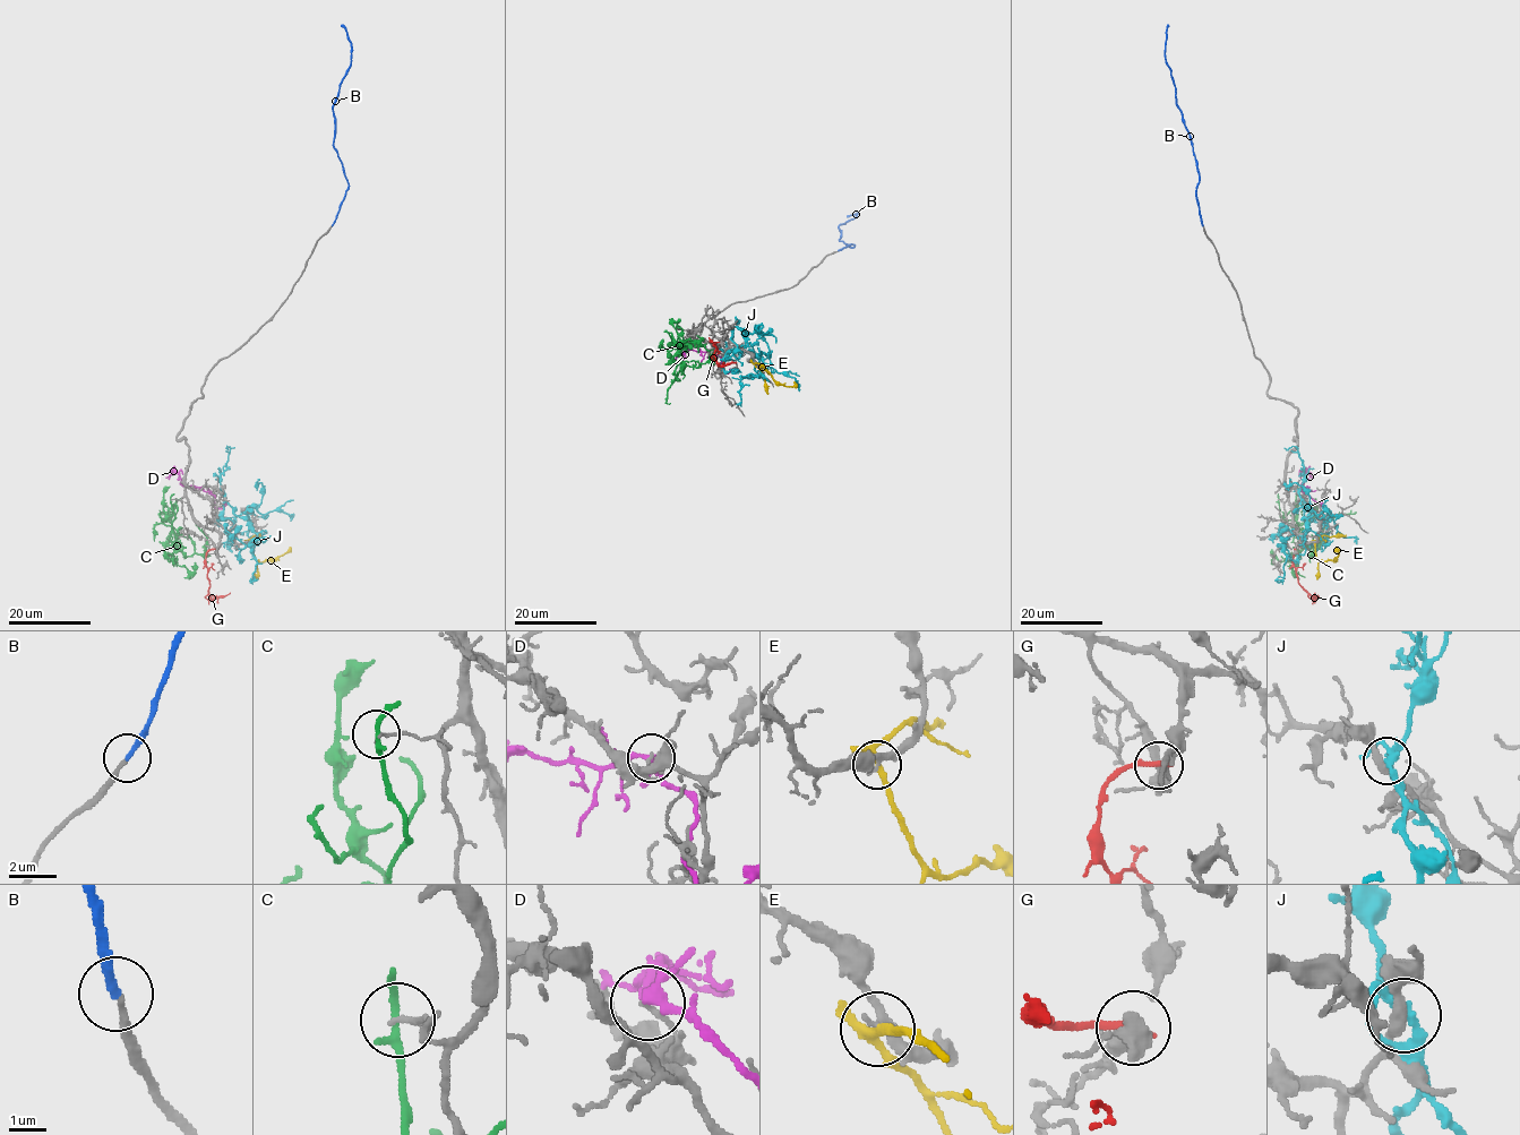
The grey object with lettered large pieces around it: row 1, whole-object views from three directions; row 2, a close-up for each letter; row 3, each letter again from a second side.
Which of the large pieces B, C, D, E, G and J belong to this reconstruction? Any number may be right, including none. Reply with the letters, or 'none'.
B

